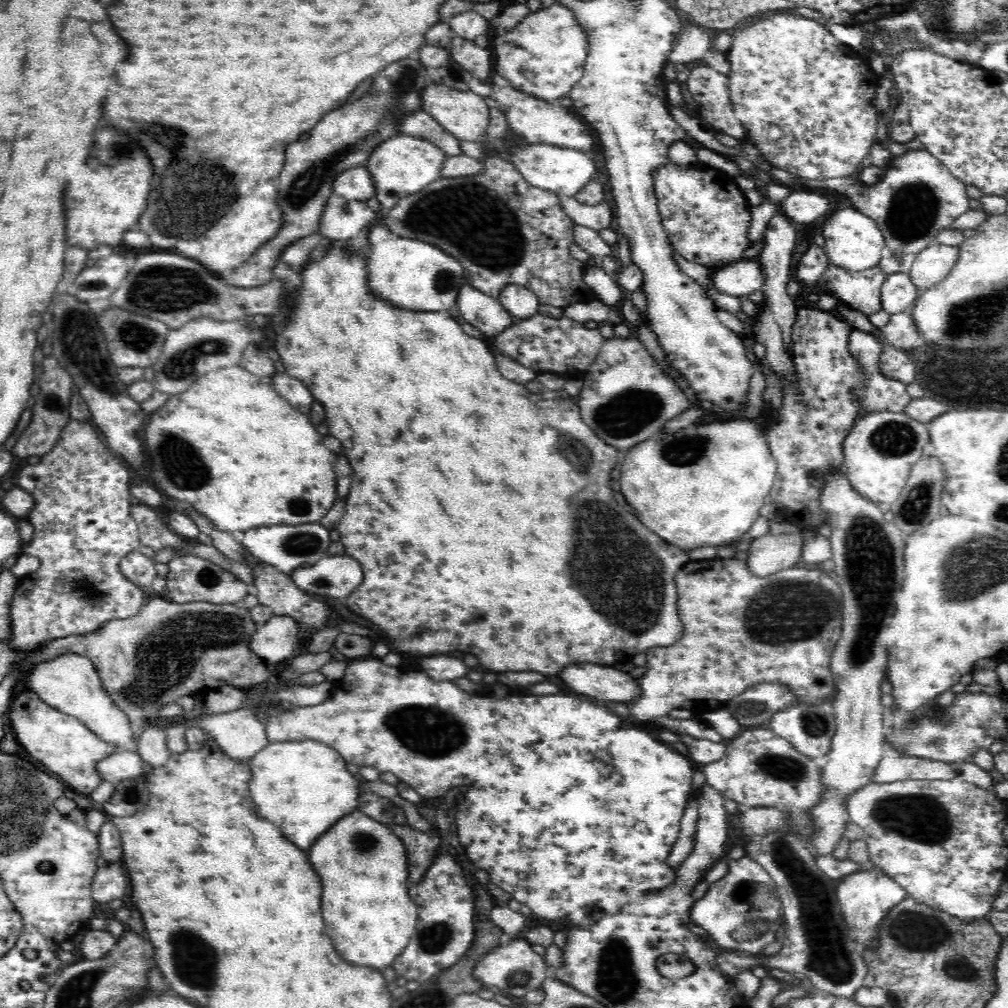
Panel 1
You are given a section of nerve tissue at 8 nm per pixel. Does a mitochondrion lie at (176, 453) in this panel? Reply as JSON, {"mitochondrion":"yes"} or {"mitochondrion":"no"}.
{"mitochondrion":"yes"}

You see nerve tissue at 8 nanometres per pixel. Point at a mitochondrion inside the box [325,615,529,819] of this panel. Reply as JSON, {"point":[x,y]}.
{"point":[430,731]}

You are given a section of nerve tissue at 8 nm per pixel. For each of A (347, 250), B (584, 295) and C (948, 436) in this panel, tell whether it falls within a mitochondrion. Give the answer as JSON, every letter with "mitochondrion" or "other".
{"A":"other","B":"other","C":"other"}

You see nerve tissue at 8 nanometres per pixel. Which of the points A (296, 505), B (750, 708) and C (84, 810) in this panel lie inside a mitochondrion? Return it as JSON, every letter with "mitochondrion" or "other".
{"A":"mitochondrion","B":"mitochondrion","C":"other"}

